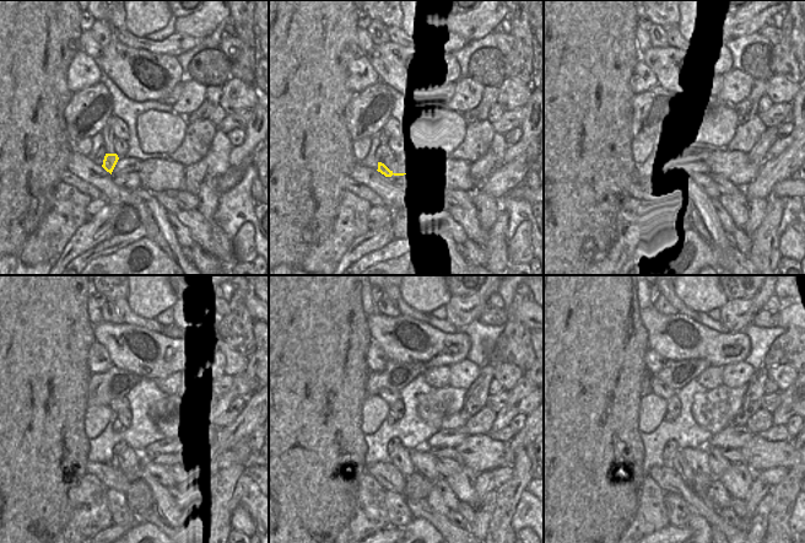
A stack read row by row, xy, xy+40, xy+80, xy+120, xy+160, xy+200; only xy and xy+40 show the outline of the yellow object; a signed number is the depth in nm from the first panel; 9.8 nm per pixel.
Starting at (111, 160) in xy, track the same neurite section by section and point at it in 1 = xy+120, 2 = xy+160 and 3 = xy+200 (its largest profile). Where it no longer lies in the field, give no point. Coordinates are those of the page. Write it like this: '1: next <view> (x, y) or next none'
1: next xy+120 (128, 460)
2: next xy+160 (400, 460)
3: next xy+200 (679, 463)

